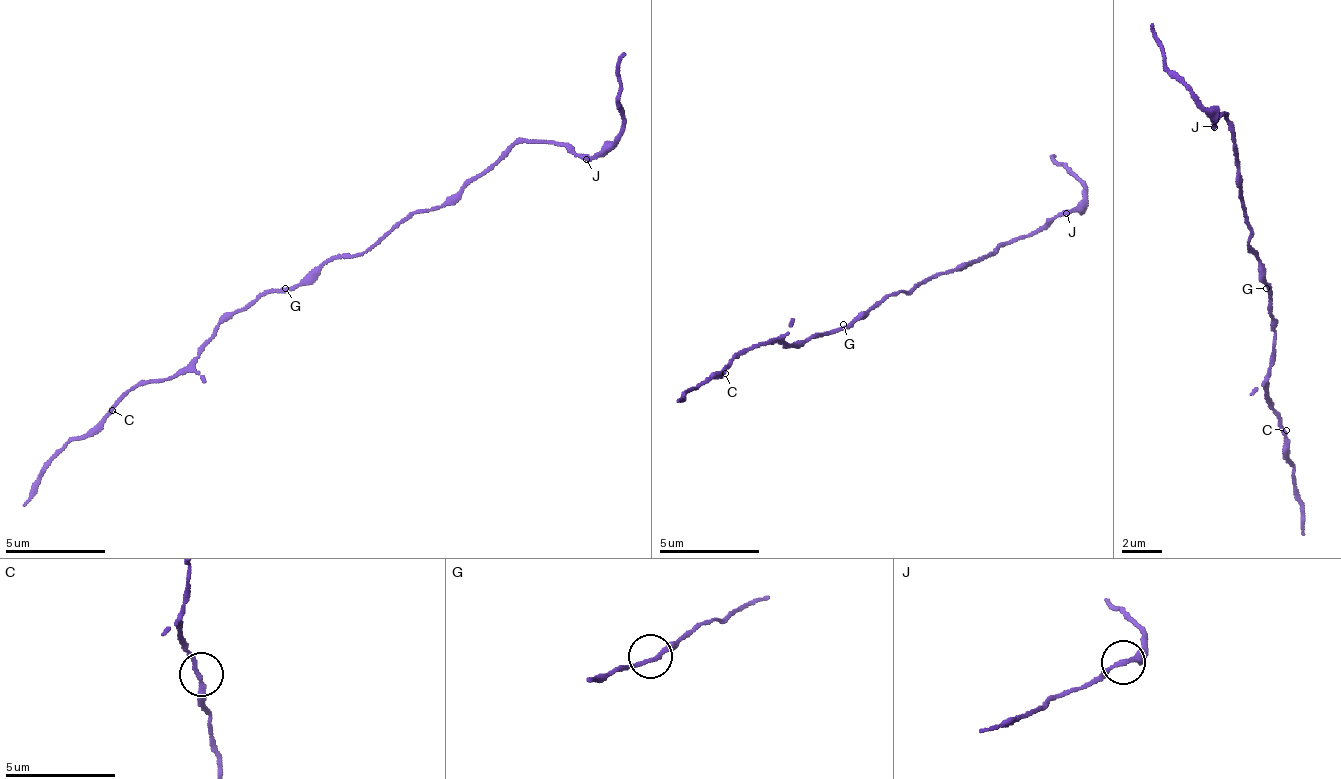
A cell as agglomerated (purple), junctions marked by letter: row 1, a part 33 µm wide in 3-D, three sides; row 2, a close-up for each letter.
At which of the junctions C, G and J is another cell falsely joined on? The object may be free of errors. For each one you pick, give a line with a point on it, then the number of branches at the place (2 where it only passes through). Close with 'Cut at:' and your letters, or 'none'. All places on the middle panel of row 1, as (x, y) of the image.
Cut at: none

